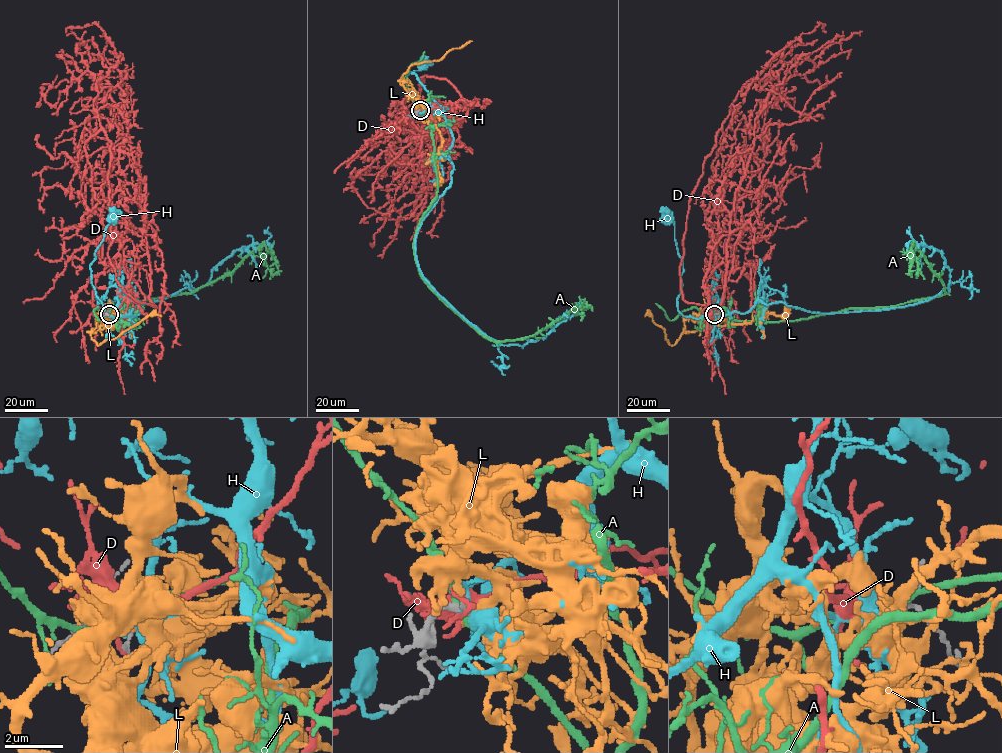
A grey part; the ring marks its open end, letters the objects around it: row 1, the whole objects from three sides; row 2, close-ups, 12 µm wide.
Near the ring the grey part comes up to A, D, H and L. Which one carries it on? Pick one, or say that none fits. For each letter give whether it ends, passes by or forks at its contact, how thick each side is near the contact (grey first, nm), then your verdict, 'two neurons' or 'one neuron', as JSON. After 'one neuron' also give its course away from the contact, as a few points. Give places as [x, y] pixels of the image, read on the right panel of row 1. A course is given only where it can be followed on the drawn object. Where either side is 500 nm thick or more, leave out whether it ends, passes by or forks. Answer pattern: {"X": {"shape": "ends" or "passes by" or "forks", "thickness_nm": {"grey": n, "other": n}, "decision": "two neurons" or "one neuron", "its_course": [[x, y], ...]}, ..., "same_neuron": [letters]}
{"A": {"shape": "passes by", "thickness_nm": {"grey": 190, "other": 240}, "decision": "two neurons"}, "D": {"shape": "forks", "thickness_nm": {"grey": 190, "other": 440}, "decision": "two neurons"}, "H": {"shape": "forks", "thickness_nm": {"grey": 180, "other": 360}, "decision": "one neuron", "its_course": [[715, 314], [710, 305], [696, 318], [684, 316], [678, 310], [682, 258], [675, 241], [674, 223], [668, 217]]}, "L": {"shape": "passes by", "thickness_nm": {"grey": 180, "other": 220}, "decision": "two neurons"}, "same_neuron": ["H"]}

